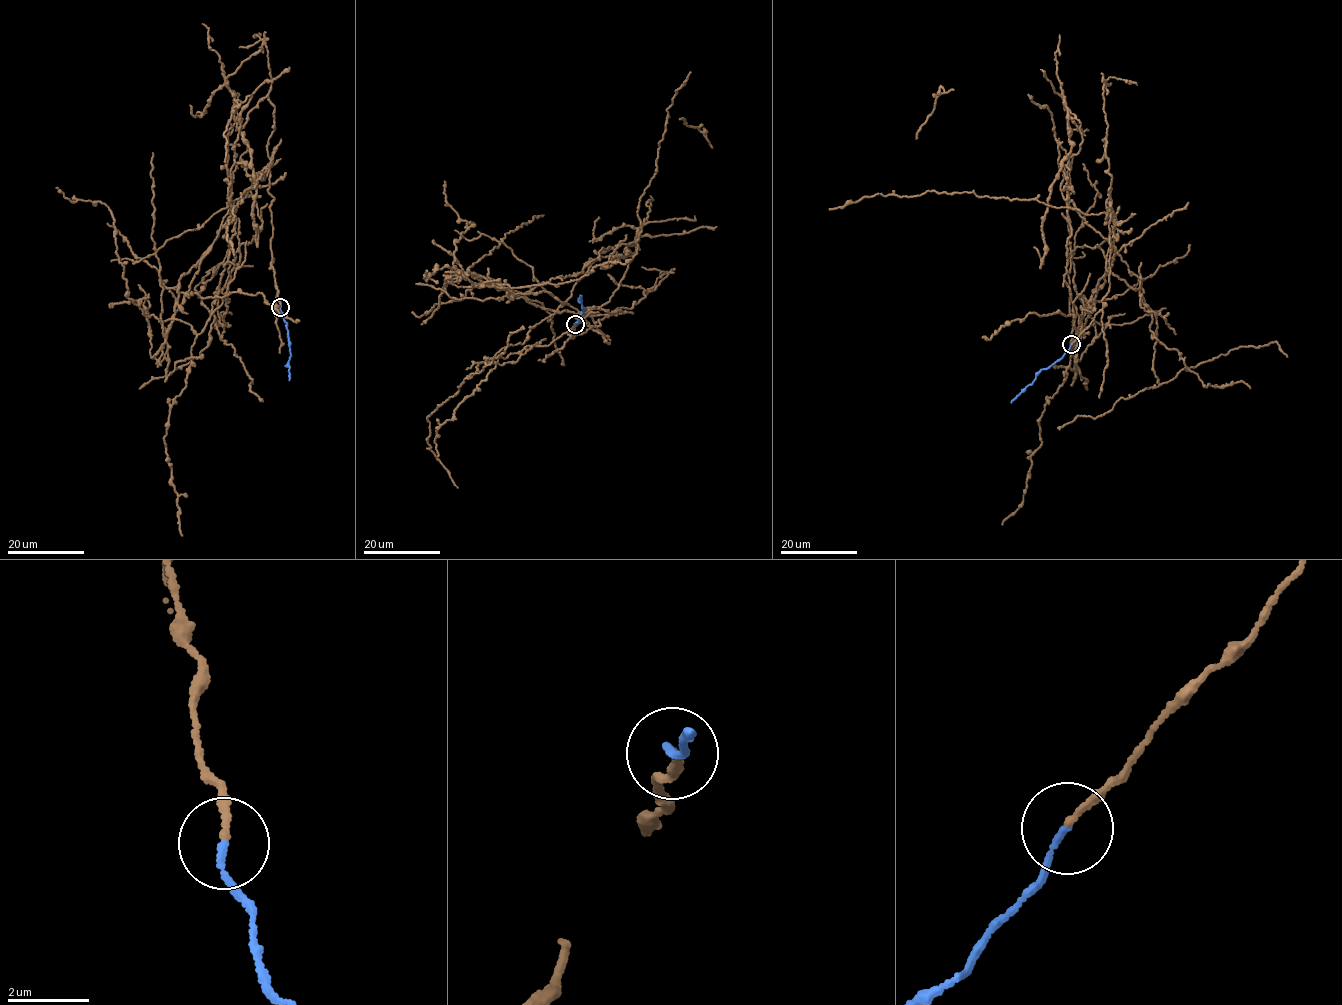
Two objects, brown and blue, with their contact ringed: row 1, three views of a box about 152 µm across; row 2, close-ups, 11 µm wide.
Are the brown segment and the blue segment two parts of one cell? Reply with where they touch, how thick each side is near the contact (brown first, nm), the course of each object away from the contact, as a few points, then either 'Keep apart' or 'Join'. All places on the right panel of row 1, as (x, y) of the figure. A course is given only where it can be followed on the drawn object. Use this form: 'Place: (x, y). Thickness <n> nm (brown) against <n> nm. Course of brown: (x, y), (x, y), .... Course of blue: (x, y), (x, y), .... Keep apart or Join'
Place: (1071, 344). Thickness 180 nm (brown) against 160 nm. Course of brown: (1071, 343), (1108, 291), (1112, 212), (1116, 251), (1079, 327), (1098, 335), (1071, 260), (1099, 193), (1083, 163). Course of blue: (1071, 344), (1062, 358), (1040, 371), (1011, 402). Keep apart

